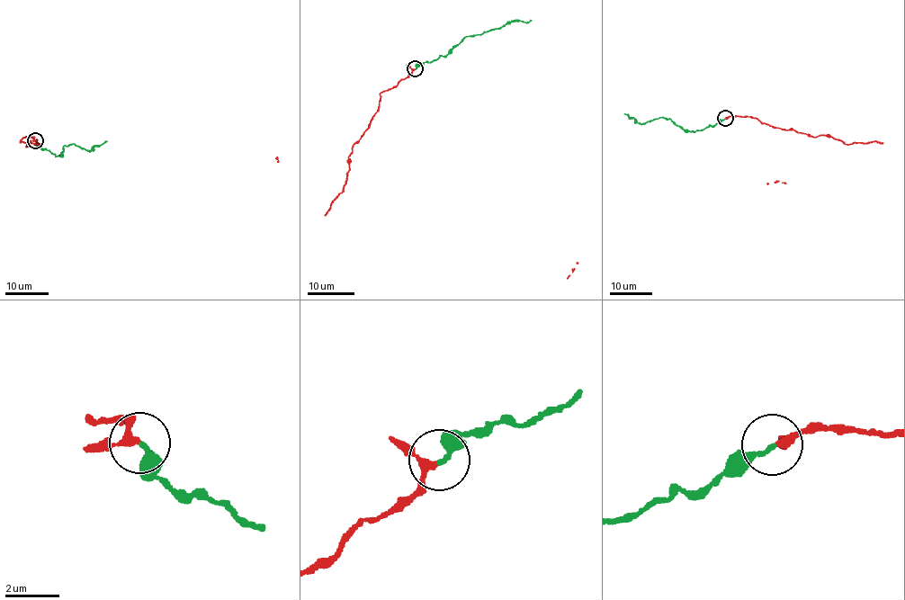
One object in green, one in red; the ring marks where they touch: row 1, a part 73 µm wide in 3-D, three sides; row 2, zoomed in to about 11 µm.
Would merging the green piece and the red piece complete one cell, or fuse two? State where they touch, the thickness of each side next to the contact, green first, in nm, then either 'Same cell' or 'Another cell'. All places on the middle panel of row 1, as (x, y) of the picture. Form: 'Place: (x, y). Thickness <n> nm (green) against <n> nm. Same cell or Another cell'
Place: (415, 68). Thickness 160 nm (green) against 220 nm. Same cell

